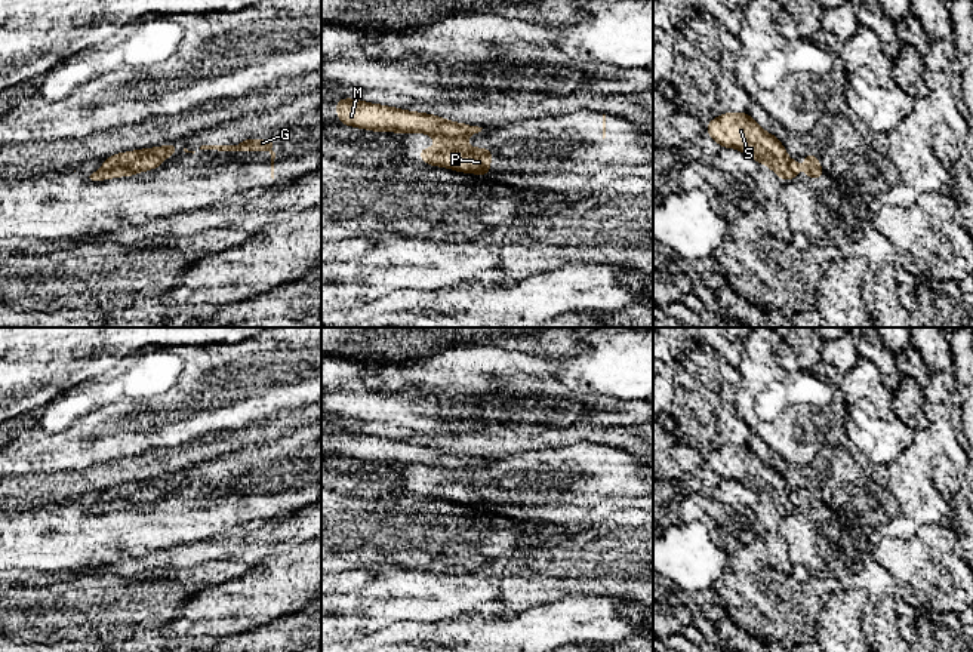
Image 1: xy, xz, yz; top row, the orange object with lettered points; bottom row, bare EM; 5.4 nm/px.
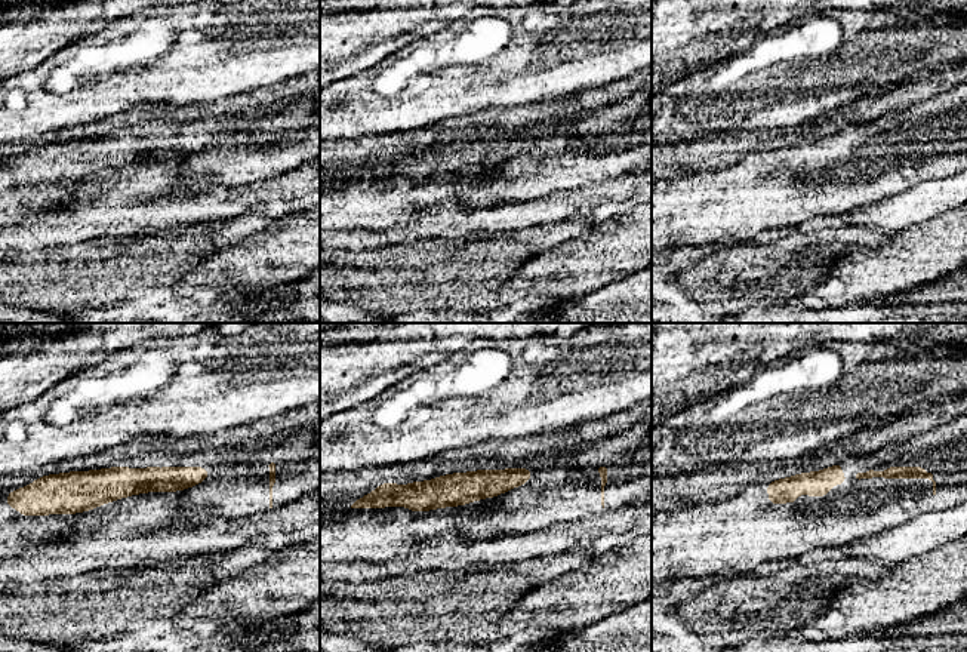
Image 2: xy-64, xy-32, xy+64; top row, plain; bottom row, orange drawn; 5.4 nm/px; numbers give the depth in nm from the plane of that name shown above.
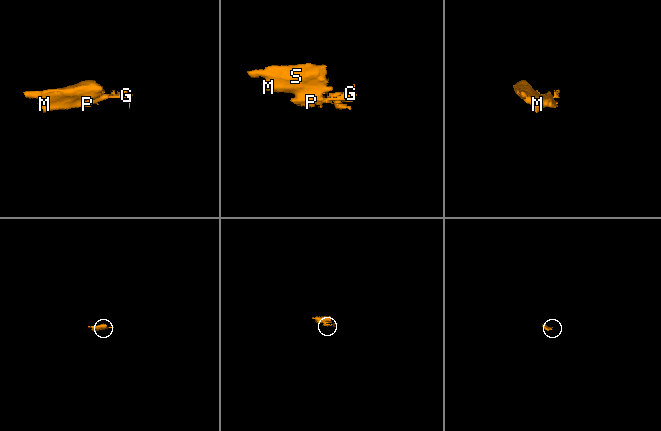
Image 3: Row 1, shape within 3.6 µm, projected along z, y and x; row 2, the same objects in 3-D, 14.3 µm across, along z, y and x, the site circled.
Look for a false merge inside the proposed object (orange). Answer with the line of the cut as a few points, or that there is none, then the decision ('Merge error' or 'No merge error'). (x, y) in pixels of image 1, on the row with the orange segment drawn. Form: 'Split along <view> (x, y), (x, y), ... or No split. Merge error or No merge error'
Split along xy (162, 157), (153, 153), (142, 153), (129, 165), (101, 169). Merge error

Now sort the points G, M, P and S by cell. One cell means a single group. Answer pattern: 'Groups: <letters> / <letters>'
Groups: G P / M S

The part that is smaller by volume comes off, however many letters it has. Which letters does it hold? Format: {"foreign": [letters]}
{"foreign": ["G", "P"]}

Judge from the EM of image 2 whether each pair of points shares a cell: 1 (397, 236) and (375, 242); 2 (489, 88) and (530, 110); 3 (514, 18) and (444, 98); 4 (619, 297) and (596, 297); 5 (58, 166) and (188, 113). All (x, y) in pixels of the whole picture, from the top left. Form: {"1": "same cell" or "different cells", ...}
{"1": "same cell", "2": "different cells", "3": "same cell", "4": "same cell", "5": "different cells"}

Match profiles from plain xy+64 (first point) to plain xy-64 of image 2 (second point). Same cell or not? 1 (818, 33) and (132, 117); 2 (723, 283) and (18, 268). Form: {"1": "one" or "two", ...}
{"1": "two", "2": "one"}

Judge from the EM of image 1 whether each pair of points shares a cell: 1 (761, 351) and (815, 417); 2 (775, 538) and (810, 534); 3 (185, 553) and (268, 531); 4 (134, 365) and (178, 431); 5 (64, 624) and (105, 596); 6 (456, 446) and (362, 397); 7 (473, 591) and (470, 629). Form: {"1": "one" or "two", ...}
{"1": "one", "2": "two", "3": "one", "4": "one", "5": "one", "6": "two", "7": "two"}

